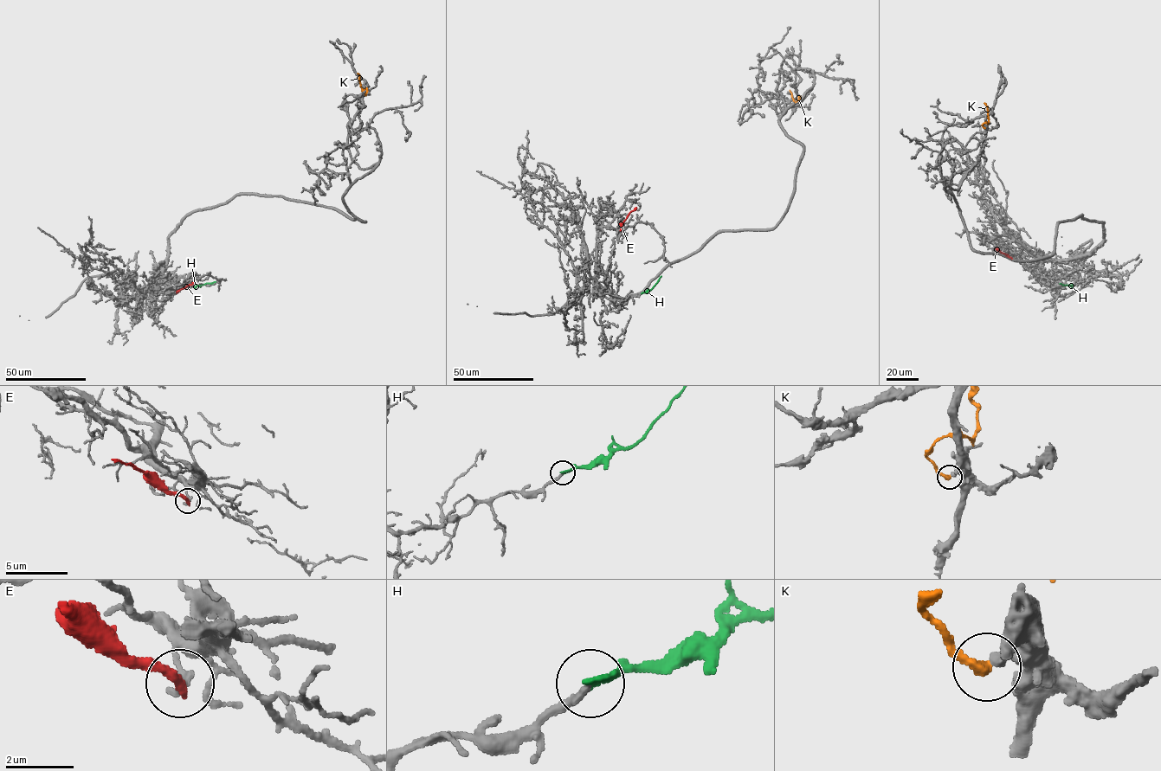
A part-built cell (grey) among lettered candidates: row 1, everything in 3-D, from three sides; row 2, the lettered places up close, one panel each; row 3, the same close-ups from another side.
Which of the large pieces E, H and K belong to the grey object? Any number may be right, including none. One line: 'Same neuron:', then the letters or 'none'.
Same neuron: H

